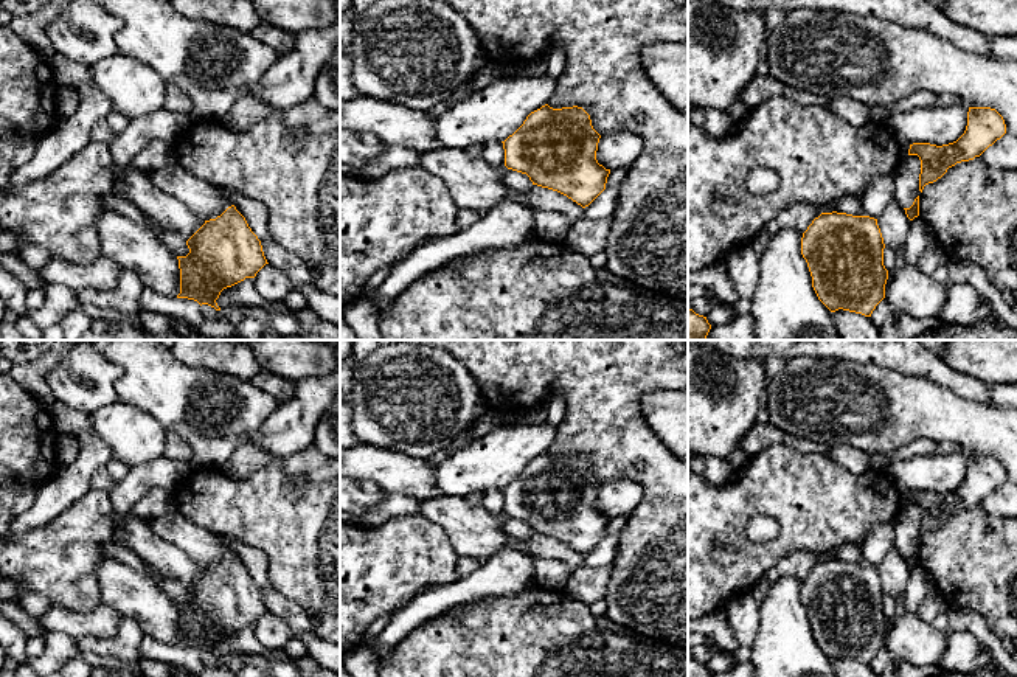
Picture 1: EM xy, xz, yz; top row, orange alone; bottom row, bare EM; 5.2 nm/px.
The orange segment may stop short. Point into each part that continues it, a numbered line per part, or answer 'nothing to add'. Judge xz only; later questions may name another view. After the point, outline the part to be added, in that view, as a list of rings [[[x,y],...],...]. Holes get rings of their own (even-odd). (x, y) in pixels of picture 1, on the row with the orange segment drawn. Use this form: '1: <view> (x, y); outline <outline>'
nothing to add

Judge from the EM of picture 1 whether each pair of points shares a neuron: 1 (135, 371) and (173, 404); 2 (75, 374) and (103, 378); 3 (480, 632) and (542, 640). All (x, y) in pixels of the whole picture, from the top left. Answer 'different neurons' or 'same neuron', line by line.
1: same neuron
2: same neuron
3: same neuron

